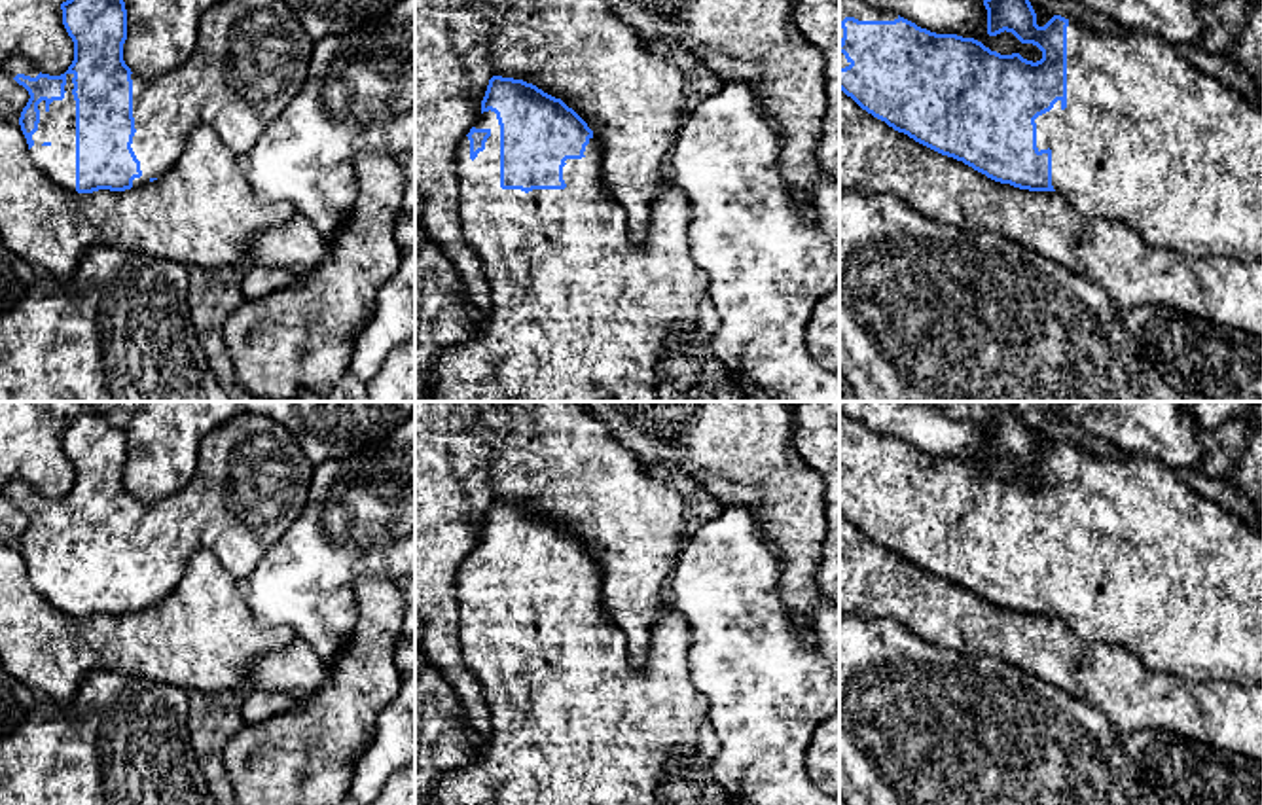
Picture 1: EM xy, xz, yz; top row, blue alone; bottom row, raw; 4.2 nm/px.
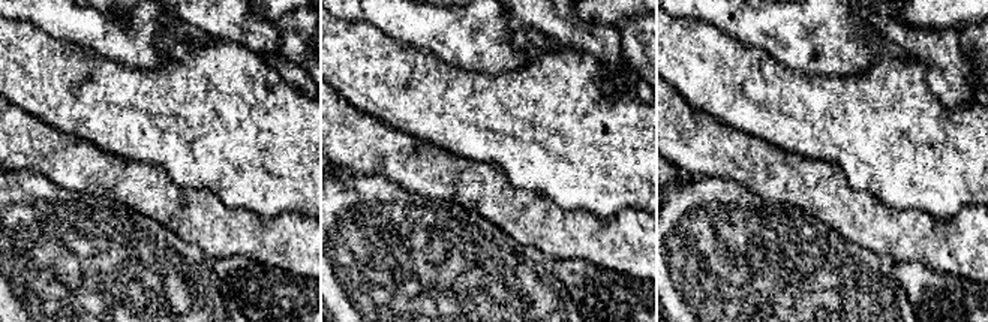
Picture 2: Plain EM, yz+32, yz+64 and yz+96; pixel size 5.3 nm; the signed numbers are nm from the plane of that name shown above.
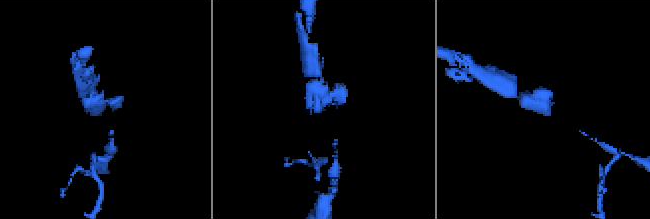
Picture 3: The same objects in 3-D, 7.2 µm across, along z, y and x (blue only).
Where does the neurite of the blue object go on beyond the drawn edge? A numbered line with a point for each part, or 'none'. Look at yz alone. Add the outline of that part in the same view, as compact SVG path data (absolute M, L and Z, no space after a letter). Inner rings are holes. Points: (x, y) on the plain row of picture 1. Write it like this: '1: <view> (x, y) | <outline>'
1: yz (1145, 563) | M1069 445L1067 532L1057 525L1035 547L1038 576L1052 574L1052 610L1080 640L1124 646L1146 669L1190 682L1262 684L1262 530L1196 494L1167 466Z

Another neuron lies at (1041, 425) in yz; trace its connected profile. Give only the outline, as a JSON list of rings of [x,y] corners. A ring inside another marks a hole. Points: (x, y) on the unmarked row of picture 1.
[[[1037,413],[1029,419],[1029,426],[1037,438],[1037,449],[1044,451],[1054,438],[1054,413]]]

